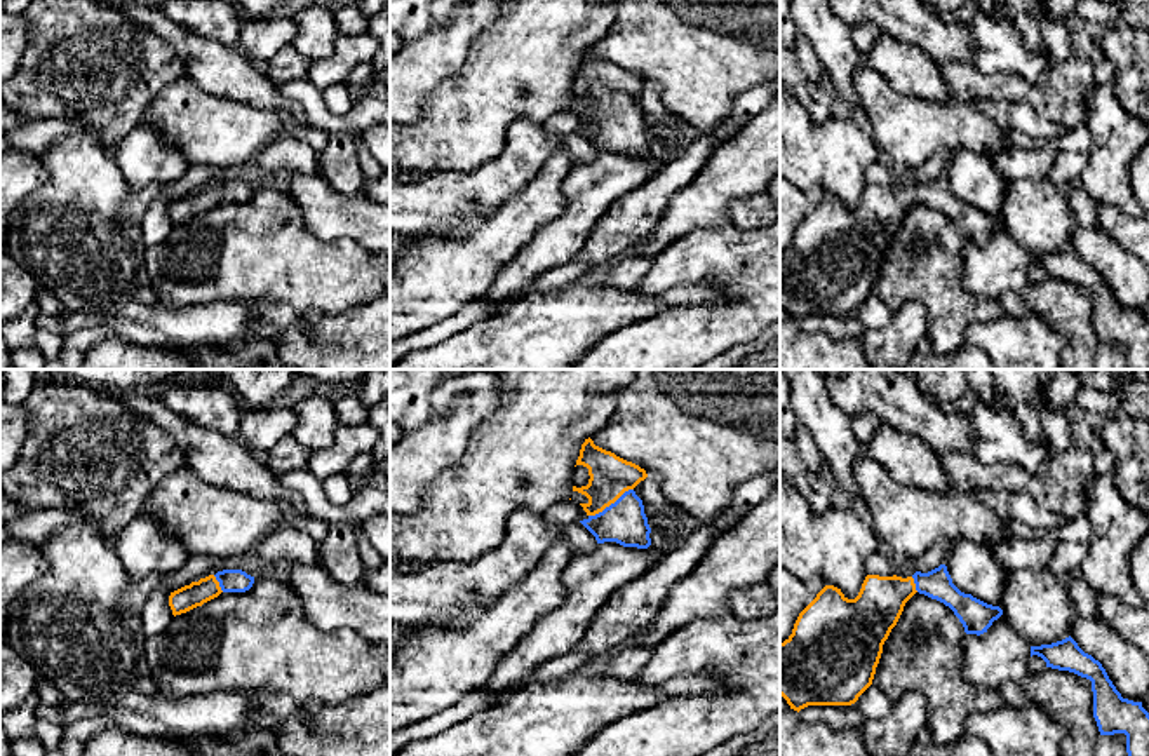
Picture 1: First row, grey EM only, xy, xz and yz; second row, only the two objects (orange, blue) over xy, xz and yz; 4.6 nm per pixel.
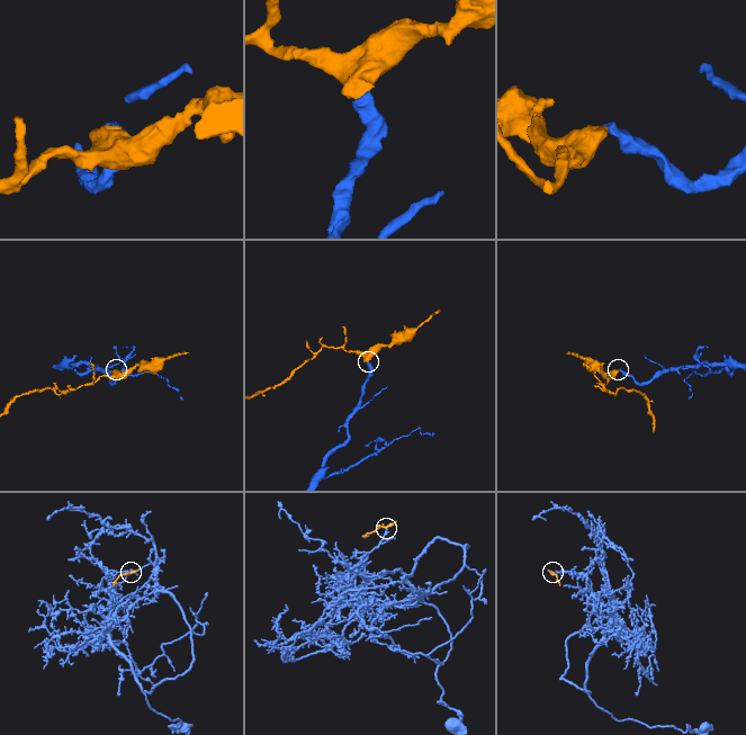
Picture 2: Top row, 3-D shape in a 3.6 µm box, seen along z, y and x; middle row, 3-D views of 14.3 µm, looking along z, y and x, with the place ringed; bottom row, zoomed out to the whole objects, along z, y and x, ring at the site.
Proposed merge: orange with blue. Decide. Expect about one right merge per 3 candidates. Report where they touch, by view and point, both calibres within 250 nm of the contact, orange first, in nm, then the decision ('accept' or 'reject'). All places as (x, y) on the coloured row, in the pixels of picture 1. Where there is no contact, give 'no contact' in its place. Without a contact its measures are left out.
contact xz (610, 504); calibres 190 and 200 nm; accept

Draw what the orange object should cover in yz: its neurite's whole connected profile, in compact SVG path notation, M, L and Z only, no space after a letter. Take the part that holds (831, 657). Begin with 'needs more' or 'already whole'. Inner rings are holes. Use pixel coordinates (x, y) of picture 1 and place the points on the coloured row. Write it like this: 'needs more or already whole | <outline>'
needs more | M945 564L912 577L867 575L858 596L848 599L841 589L825 585L816 597L799 613L792 634L780 643L780 695L790 709L808 705L851 705L872 685L883 645L897 625L905 603L916 594L924 594L949 606L966 634L984 634L1003 615L999 606L987 604L971 594L961 592Z

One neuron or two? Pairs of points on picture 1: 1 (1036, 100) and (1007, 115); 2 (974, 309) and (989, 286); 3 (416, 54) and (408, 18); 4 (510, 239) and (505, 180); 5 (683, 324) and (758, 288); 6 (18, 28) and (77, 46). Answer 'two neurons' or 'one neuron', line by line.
1: two neurons
2: two neurons
3: two neurons
4: two neurons
5: one neuron
6: two neurons

